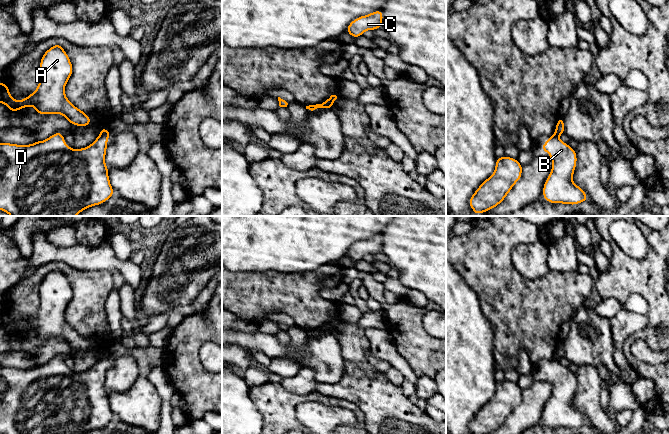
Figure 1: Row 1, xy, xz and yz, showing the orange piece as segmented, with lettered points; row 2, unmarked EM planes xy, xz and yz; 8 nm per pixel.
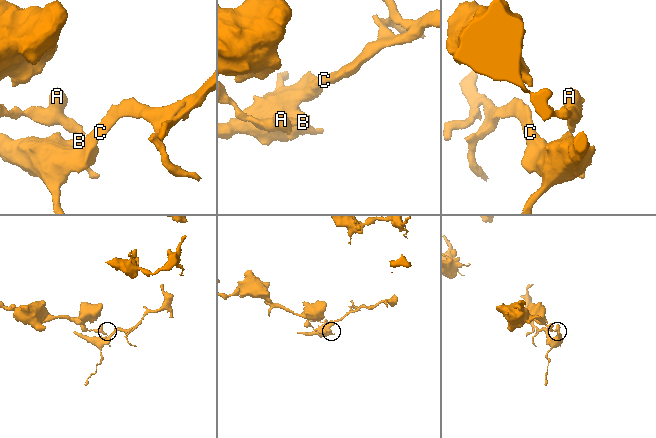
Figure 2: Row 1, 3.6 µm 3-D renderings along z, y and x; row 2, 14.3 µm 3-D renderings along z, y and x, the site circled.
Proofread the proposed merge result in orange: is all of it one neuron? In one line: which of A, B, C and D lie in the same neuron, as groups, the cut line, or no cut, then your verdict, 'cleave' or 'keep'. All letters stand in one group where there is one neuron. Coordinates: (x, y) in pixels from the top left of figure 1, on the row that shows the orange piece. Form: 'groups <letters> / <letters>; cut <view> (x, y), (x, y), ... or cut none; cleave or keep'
groups A / B C D; cut xz (325, 101), (332, 104); cleave

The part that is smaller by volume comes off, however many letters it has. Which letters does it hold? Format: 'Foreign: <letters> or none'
Foreign: B, C, D

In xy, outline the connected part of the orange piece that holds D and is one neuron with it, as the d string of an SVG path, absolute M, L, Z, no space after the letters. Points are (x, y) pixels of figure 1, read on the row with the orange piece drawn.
M61 132L30 145L0 141L0 210L11 216L76 216L91 206L107 201L115 194L105 164L107 139L111 136L108 132L102 133L92 144L82 149L71 149Z

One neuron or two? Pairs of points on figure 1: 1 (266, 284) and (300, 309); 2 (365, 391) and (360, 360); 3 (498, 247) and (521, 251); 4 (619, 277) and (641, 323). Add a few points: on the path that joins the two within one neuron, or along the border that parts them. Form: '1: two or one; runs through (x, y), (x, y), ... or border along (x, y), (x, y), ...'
1: one; runs through (274, 292), (283, 293), (292, 301)
2: two; border along (347, 361), (357, 364), (370, 377), (383, 374)
3: two; border along (534, 241), (513, 248), (512, 264), (518, 272)
4: two; border along (646, 314), (647, 325), (632, 333)

